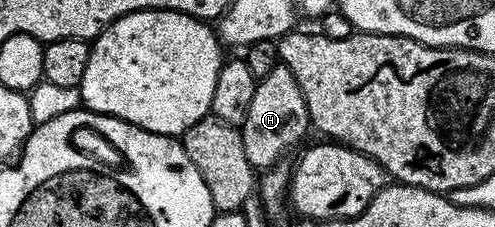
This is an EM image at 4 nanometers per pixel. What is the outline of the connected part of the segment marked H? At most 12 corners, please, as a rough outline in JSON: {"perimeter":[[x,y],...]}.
{"perimeter":[[299,75],[257,79],[240,127],[248,164],[269,170],[312,119]]}

